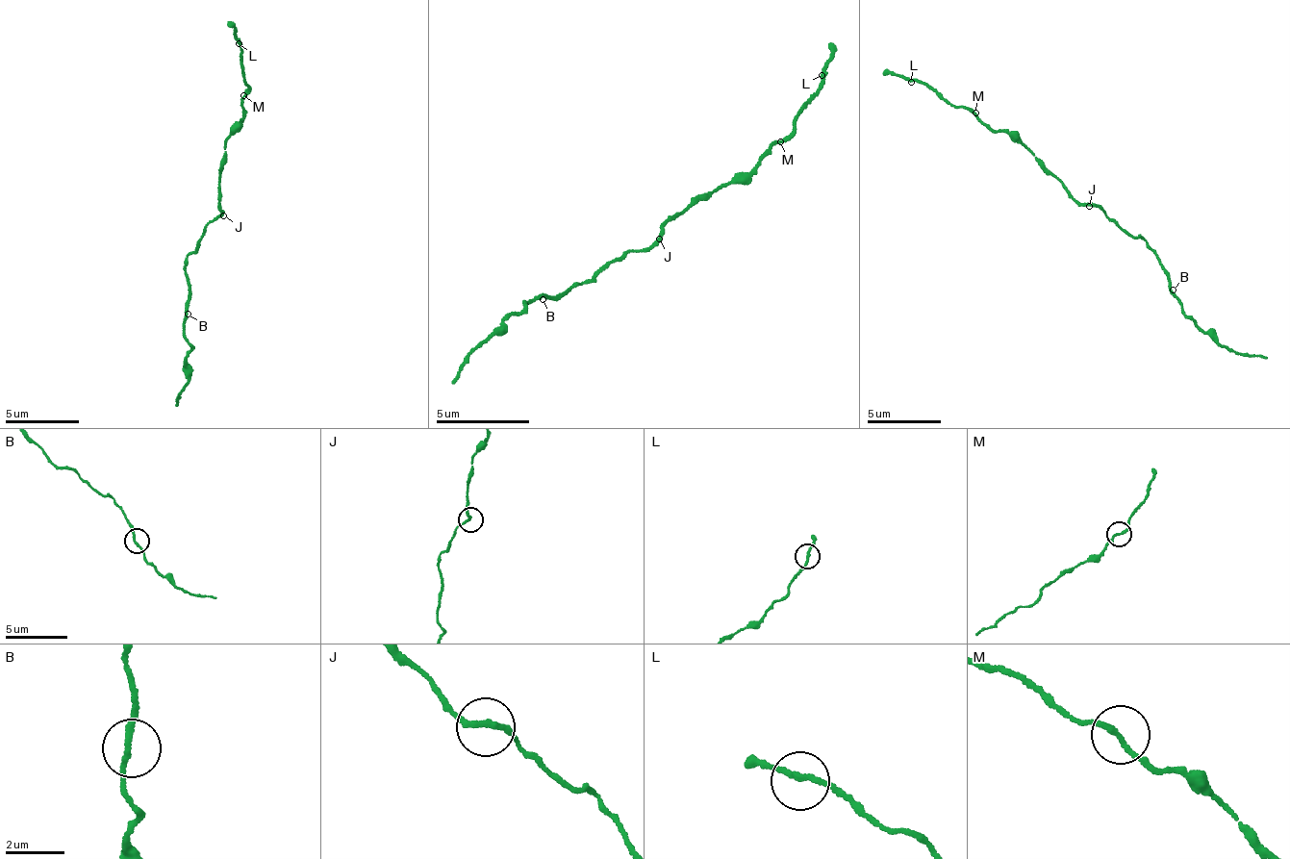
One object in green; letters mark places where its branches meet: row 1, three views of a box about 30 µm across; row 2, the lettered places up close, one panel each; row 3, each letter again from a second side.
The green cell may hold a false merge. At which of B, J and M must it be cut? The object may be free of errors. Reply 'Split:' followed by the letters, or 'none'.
Split: M

